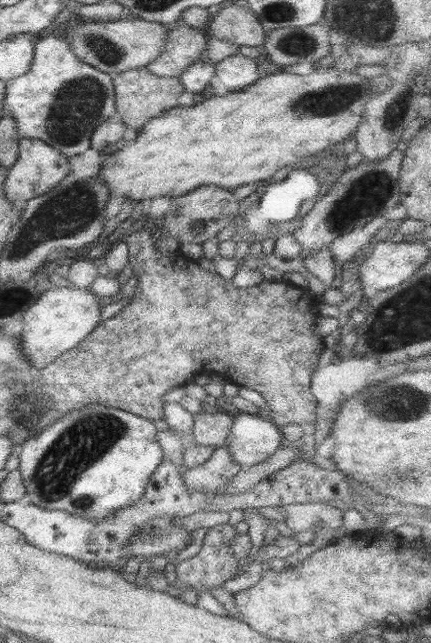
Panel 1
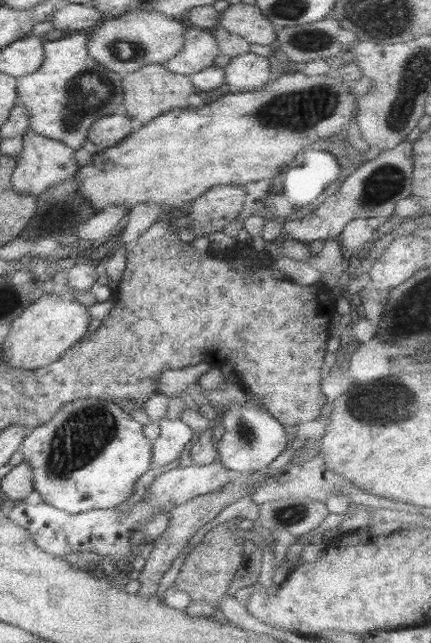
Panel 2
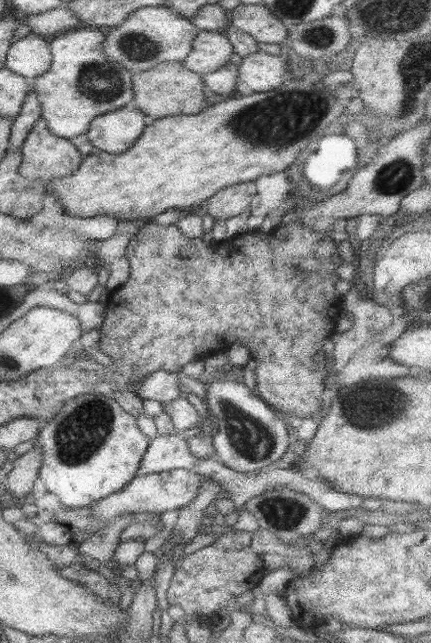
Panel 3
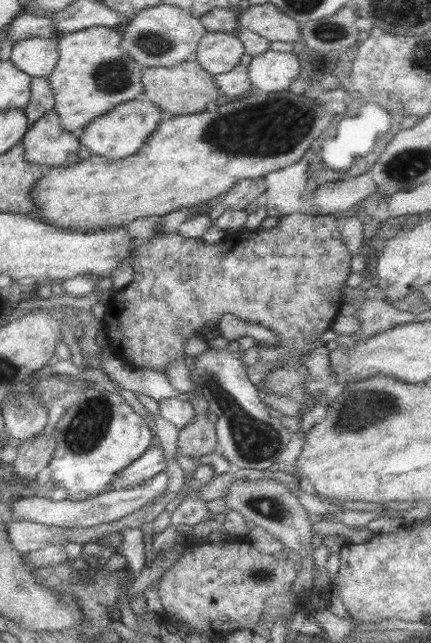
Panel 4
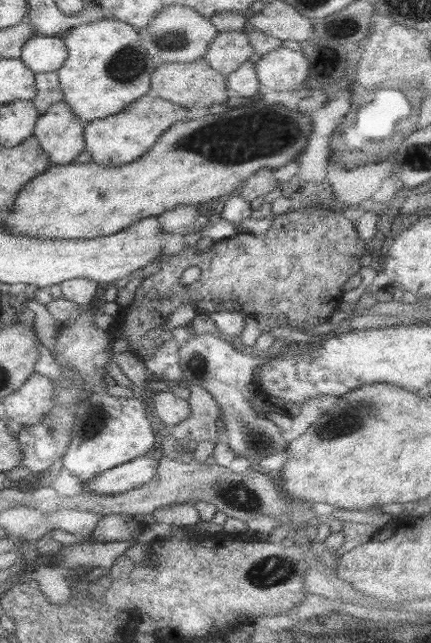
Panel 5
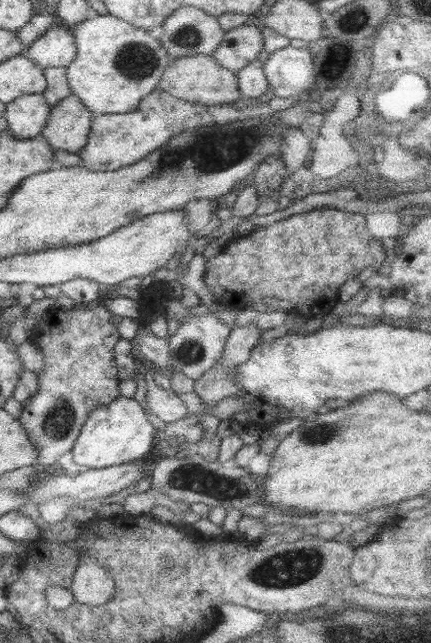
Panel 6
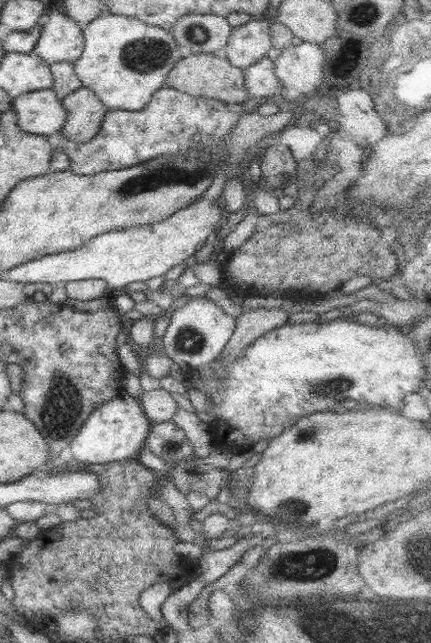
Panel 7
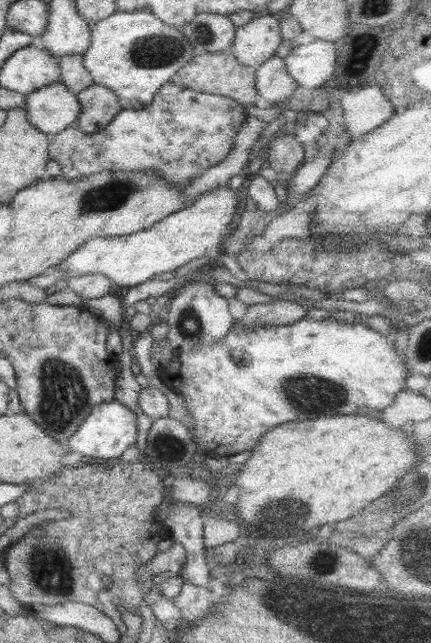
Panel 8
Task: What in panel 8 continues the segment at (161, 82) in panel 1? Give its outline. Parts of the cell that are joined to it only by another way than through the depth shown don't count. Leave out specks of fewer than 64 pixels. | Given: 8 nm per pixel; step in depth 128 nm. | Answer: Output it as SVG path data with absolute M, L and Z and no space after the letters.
M208 52L194 56L182 66L176 76L182 78L182 86L191 90L226 96L238 104L253 104L256 96L256 69L238 63L231 52Z

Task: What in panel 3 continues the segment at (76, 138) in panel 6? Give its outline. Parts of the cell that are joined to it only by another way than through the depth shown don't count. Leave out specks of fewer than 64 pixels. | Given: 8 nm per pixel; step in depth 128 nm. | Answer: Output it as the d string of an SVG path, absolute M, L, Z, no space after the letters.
M40 118L31 128L26 140L20 147L23 157L18 174L26 179L40 179L47 183L54 178L72 175L81 166L82 154L70 139L53 135L47 127L46 120Z

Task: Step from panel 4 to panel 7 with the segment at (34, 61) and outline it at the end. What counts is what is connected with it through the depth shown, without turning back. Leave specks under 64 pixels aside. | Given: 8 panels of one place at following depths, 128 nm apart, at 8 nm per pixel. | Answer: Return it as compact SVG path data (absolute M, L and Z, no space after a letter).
M58 4L46 11L38 43L33 53L51 66L58 62L74 64L82 55L84 38L78 24L70 20Z

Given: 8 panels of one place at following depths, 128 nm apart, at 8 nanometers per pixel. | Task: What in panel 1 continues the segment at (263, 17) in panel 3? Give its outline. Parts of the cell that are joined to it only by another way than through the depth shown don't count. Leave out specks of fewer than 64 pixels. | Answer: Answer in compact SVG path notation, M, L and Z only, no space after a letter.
M234 4L221 7L209 20L207 30L214 38L238 46L264 45L266 34L250 9Z

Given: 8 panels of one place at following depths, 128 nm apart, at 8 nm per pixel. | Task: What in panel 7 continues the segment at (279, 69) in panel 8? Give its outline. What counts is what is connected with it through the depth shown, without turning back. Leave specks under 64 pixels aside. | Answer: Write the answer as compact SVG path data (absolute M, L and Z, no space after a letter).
M262 58L244 70L245 88L250 97L272 98L282 92L281 82L274 73L273 61Z

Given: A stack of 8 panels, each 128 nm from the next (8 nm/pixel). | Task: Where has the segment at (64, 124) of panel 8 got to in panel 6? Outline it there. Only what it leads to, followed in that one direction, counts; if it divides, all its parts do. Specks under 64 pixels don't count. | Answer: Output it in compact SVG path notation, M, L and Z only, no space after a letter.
M42 93L20 96L5 106L8 129L16 138L34 138L46 126L50 118L50 108Z

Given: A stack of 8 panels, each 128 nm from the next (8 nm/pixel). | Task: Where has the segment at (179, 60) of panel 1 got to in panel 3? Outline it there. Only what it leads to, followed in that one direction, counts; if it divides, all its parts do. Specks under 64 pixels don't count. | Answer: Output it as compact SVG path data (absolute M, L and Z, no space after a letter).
M196 30L192 49L182 66L199 75L214 72L224 66L230 66L230 57L234 54L232 45L223 32Z

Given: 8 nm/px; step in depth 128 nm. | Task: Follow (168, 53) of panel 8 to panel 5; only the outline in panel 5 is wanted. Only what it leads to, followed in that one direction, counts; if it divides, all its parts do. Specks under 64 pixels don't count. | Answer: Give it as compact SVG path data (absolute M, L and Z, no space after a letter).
M110 18L80 24L62 35L68 52L66 63L56 73L63 101L82 123L122 112L128 104L150 93L150 74L157 65L140 48L138 30L130 24Z

